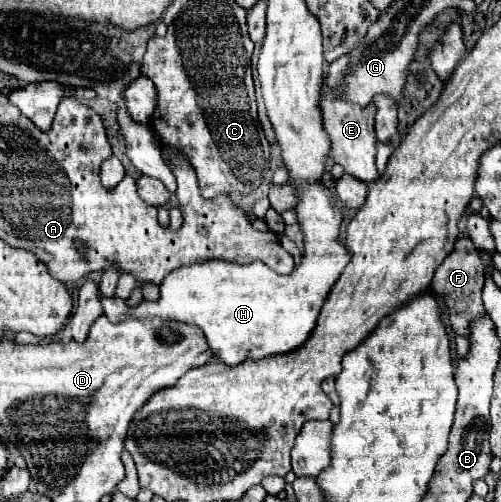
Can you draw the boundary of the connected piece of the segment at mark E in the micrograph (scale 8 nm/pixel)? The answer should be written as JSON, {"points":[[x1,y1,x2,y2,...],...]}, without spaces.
{"points":[[341,56,337,58,333,64,329,64,329,74,325,76,325,84,323,84,323,120,325,120,325,130,329,132,331,138,331,158,341,164,345,168,347,174,351,174,353,178,371,184,379,178,379,172,375,168,375,144,377,138,373,136,373,104,369,104,367,108,359,108,357,104,349,104,343,100,333,100,329,96,331,88,341,86,345,80,349,68,349,56]]}

